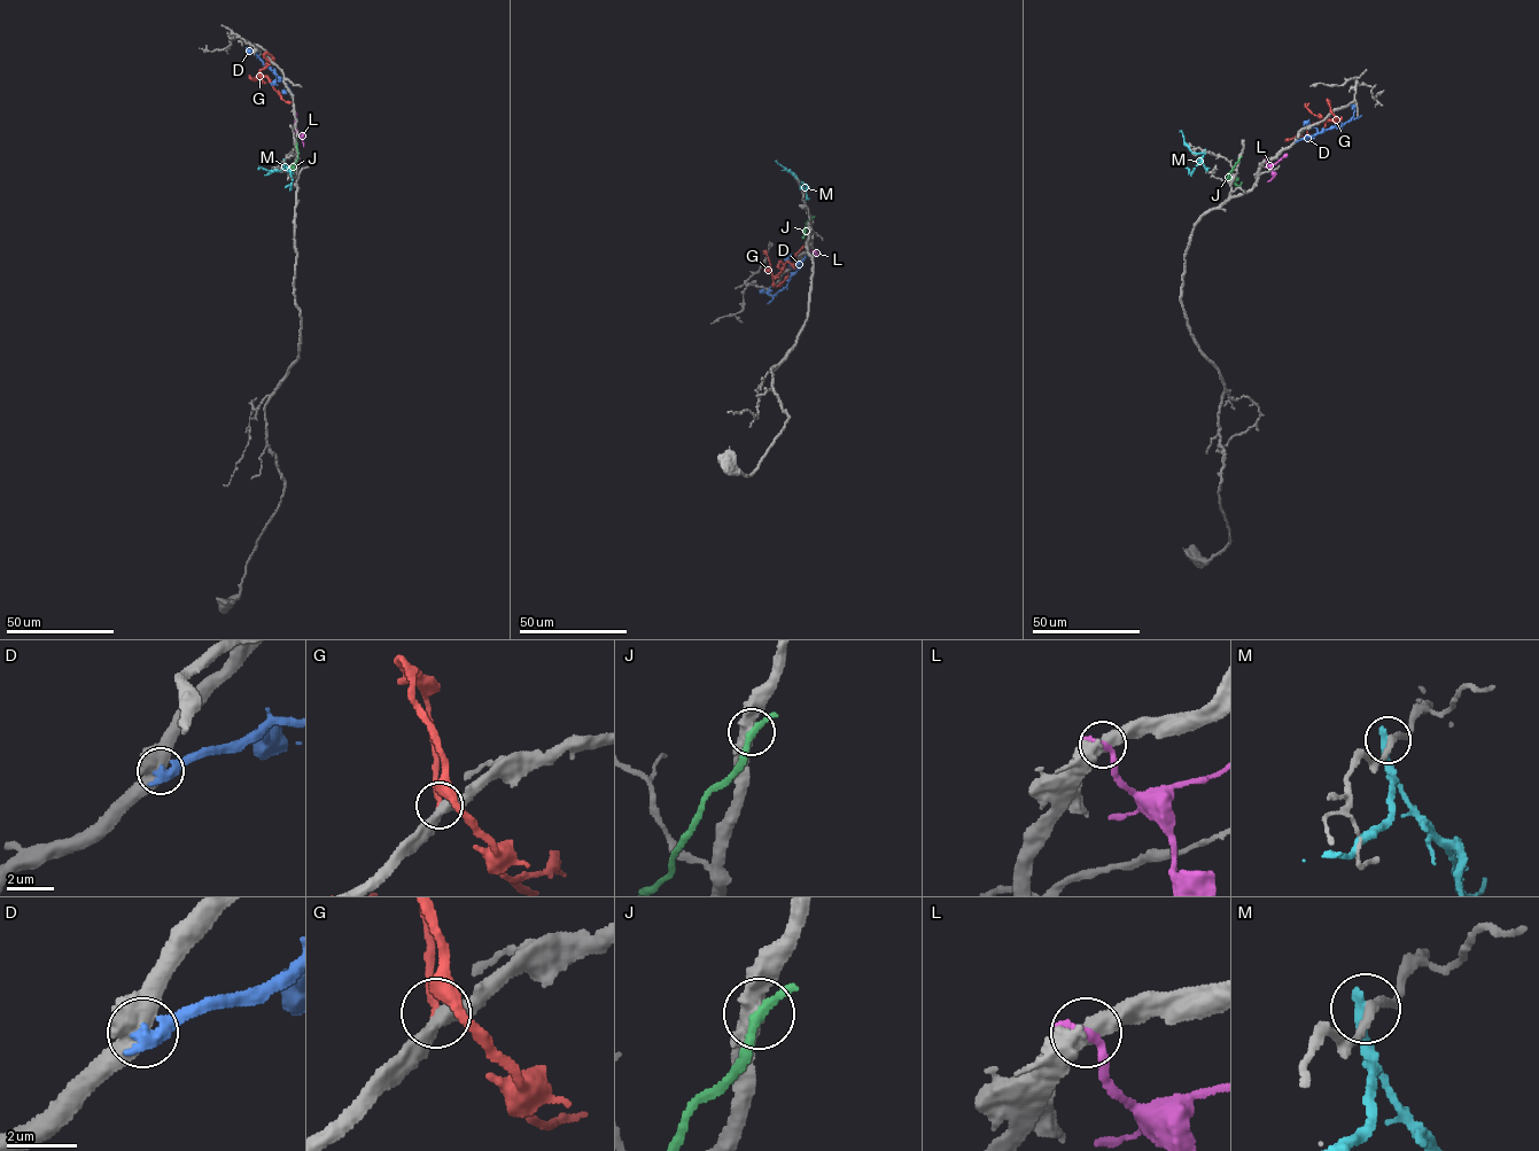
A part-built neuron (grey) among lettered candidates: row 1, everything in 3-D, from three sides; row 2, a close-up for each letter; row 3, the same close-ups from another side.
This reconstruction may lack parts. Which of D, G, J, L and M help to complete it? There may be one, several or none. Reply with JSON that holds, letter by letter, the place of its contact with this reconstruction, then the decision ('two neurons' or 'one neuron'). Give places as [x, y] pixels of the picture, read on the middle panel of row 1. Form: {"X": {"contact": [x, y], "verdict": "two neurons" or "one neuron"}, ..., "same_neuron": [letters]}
{"D": {"contact": [807, 254], "verdict": "two neurons"}, "G": {"contact": [784, 271], "verdict": "one neuron"}, "J": {"contact": [811, 217], "verdict": "two neurons"}, "L": {"contact": [810, 240], "verdict": "two neurons"}, "M": {"contact": [800, 186], "verdict": "two neurons"}, "same_neuron": ["G"]}

